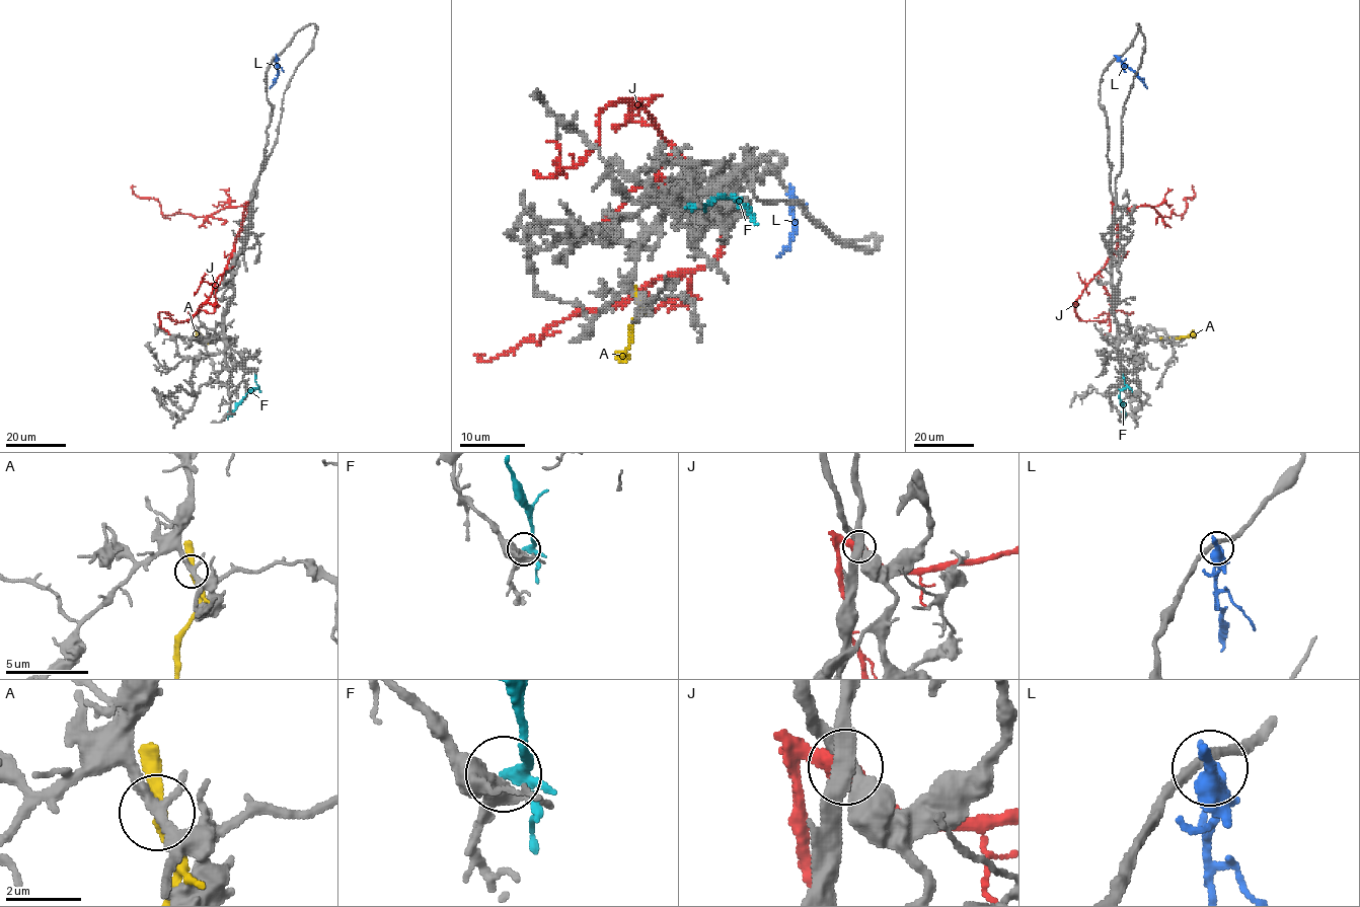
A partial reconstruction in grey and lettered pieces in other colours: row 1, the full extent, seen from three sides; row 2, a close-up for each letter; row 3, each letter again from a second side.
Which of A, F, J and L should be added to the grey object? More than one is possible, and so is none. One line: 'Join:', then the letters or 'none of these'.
Join: none of these

